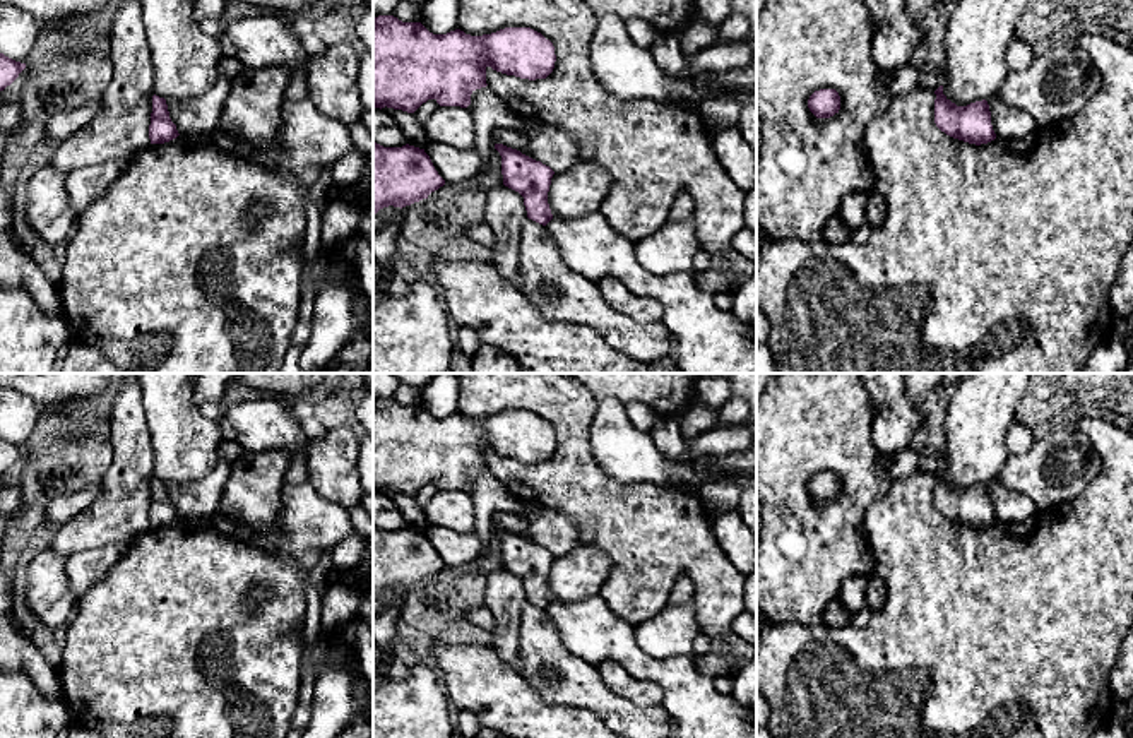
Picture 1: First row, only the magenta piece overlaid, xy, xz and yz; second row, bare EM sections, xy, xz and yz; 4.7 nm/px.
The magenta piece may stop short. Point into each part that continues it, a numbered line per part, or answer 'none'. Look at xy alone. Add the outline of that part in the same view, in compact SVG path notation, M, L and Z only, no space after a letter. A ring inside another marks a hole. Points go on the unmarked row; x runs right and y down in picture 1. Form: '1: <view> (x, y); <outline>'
none

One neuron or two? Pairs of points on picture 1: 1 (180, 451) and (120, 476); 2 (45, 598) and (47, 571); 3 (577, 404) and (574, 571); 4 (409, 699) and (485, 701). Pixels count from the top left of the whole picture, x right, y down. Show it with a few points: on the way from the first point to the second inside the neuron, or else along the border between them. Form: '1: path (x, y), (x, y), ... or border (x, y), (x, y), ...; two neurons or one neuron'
1: border (146, 422), (151, 432), (154, 473); two neurons
2: path (47, 591), (47, 577); one neuron
3: border (581, 541), (606, 553), (605, 576); two neurons
4: border (444, 690), (450, 701); two neurons

